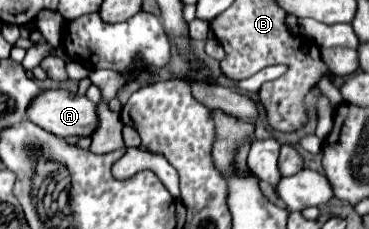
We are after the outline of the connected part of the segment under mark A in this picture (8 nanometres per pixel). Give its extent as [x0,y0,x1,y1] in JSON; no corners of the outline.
[27,89,99,137]

